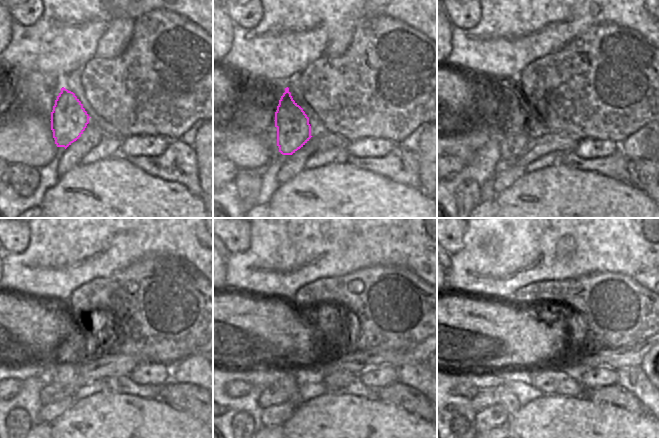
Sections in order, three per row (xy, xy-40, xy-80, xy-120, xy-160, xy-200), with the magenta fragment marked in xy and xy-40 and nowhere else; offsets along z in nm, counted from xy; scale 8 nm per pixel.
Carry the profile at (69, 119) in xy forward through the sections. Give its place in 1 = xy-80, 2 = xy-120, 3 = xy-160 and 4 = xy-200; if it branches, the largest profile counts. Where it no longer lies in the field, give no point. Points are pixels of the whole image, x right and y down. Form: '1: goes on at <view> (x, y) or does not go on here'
1: goes on at xy-80 (516, 124)
2: goes on at xy-120 (68, 355)
3: goes on at xy-160 (290, 370)
4: goes on at xy-200 (513, 372)

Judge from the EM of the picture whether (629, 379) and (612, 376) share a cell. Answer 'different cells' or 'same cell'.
different cells

